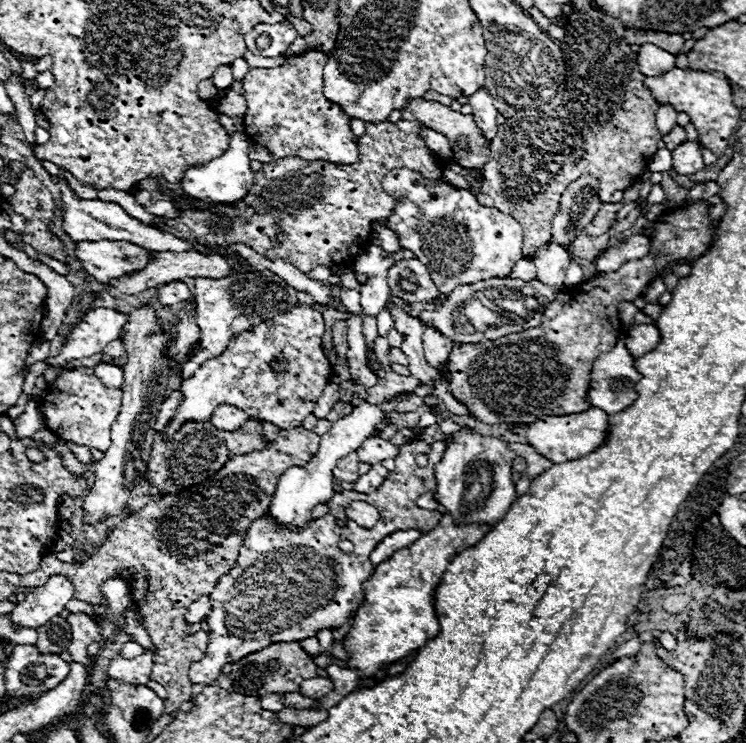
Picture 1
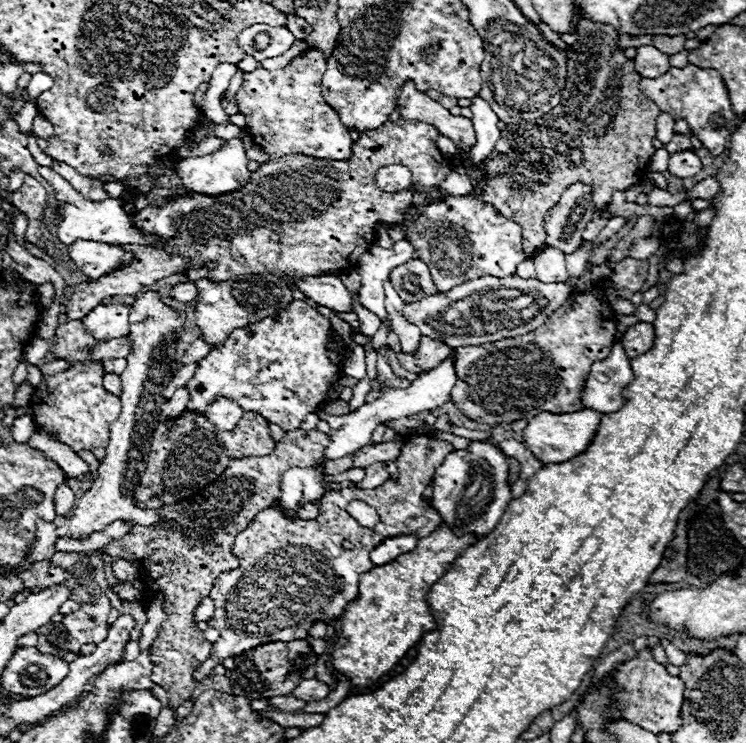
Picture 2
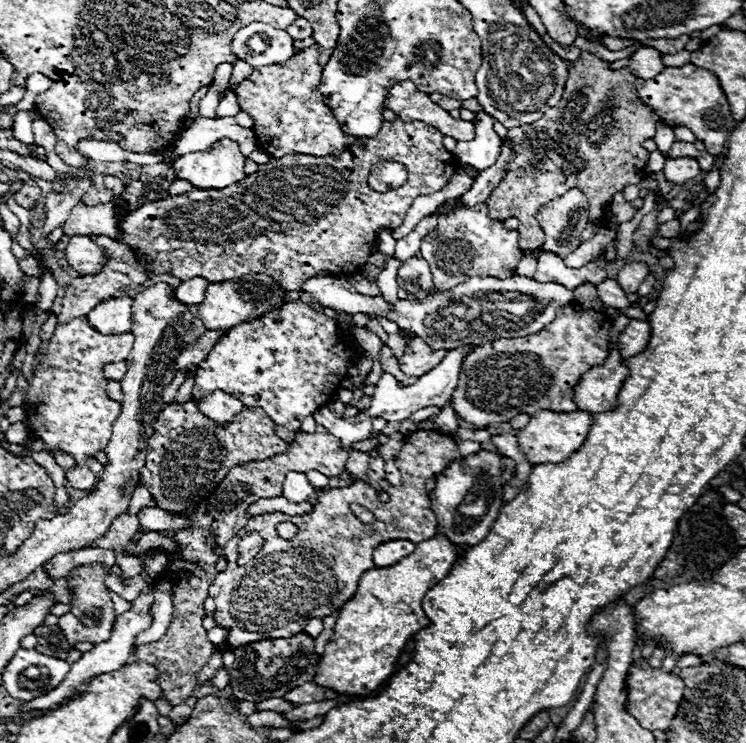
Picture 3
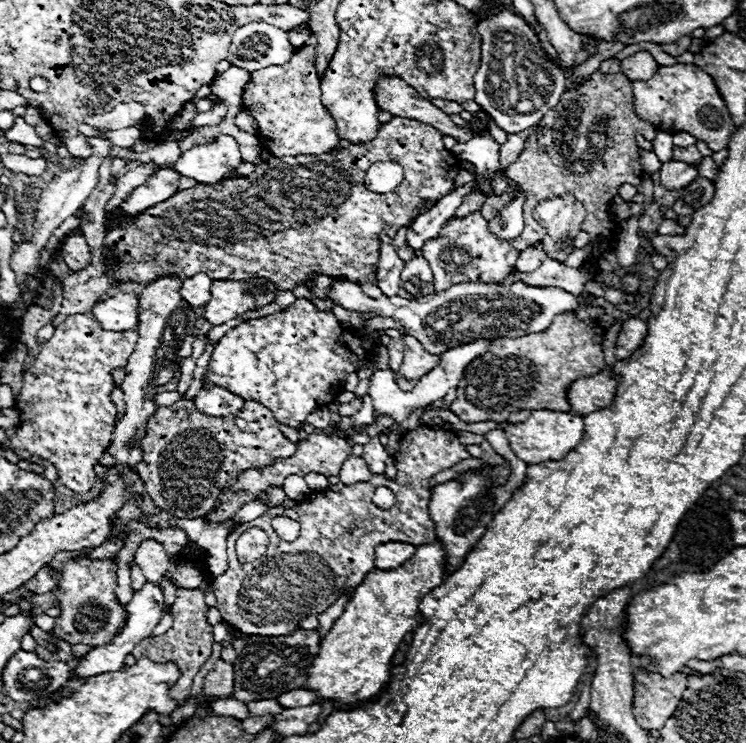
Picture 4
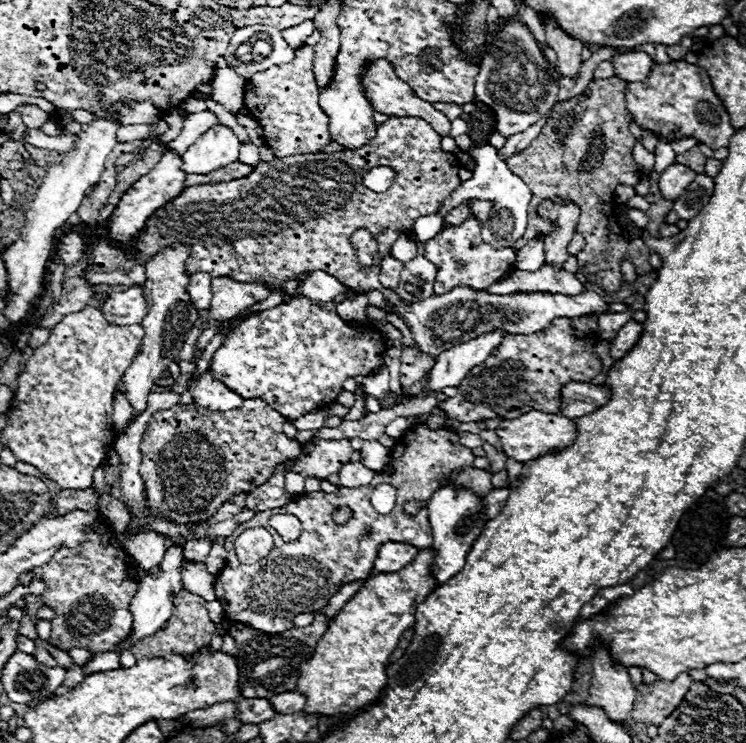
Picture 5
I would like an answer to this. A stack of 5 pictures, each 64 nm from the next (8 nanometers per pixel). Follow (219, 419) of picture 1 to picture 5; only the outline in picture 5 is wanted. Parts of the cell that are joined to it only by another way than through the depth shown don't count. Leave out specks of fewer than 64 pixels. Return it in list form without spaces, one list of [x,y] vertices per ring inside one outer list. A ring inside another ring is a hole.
[[[210,370],[202,372],[198,380],[196,380],[196,376],[192,376],[190,382],[188,382],[188,390],[192,392],[194,404],[210,408],[210,410],[226,412],[226,410],[242,406],[240,394],[232,392],[226,384],[222,384],[220,380],[216,380],[210,374]]]

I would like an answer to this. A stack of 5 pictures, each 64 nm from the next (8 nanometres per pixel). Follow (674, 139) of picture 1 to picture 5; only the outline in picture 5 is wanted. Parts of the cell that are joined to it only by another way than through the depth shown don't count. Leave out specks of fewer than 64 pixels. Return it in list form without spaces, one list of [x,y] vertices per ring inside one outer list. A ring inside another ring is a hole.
[[[694,146],[692,150],[688,150],[688,152],[682,154],[682,156],[676,156],[676,162],[678,162],[678,164],[684,164],[684,166],[690,166],[696,174],[706,174],[706,170],[704,170],[706,156],[698,150],[698,146]]]

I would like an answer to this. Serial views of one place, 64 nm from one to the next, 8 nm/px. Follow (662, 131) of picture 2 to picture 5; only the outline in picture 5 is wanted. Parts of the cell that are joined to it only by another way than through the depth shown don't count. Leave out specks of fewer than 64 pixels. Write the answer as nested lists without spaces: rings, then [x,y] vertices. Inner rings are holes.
[[[658,140],[656,150],[654,150],[654,156],[656,156],[656,162],[654,162],[654,172],[656,172],[656,174],[664,172],[670,164],[676,162],[676,154],[674,154],[670,142],[662,142],[662,140]]]

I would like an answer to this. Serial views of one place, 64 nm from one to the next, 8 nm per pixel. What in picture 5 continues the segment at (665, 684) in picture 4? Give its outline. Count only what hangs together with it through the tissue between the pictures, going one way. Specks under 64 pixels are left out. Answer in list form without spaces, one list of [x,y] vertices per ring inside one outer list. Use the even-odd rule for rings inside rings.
[[[680,674],[674,682],[658,680],[652,686],[640,684],[636,688],[636,702],[632,708],[632,716],[636,722],[642,724],[656,724],[672,714],[672,710],[682,702],[684,694],[692,686],[692,678],[688,674]]]

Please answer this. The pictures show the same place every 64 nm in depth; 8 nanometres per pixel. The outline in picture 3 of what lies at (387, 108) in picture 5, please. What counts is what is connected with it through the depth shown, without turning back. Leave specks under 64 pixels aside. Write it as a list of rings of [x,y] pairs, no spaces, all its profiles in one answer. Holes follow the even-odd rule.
[[[406,80],[398,82],[388,90],[388,96],[384,100],[386,108],[392,110],[398,118],[418,118],[420,122],[426,122],[430,126],[438,126],[442,134],[452,136],[457,141],[470,141],[474,138],[474,124],[466,120],[454,120],[446,110],[442,110],[438,104],[430,102],[430,98],[416,90],[416,86]]]

